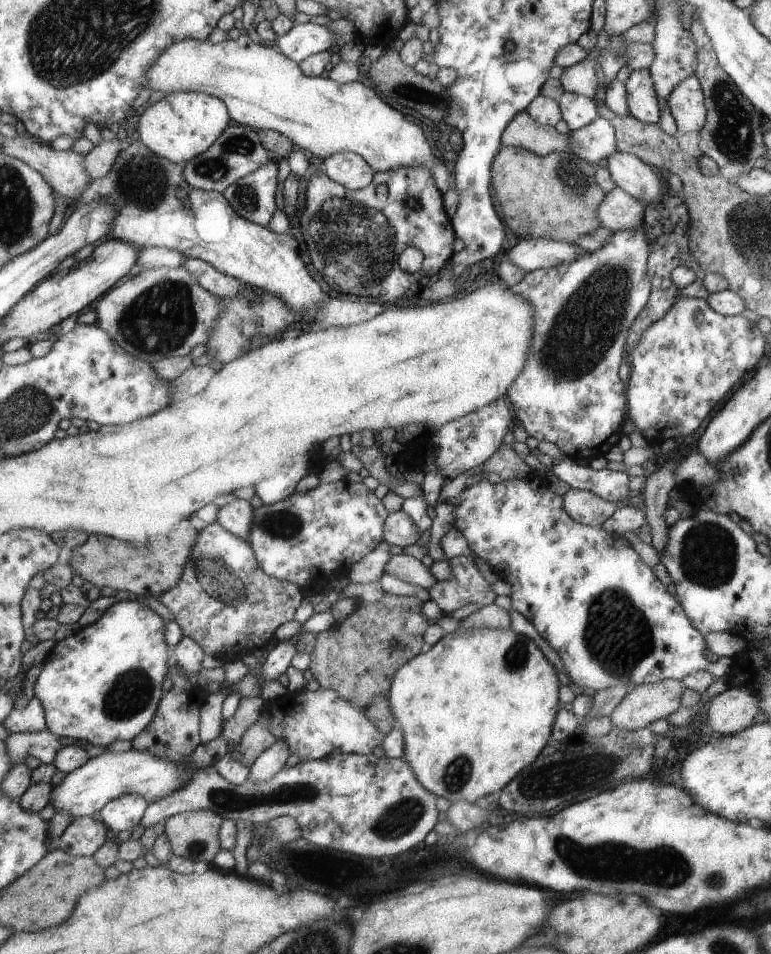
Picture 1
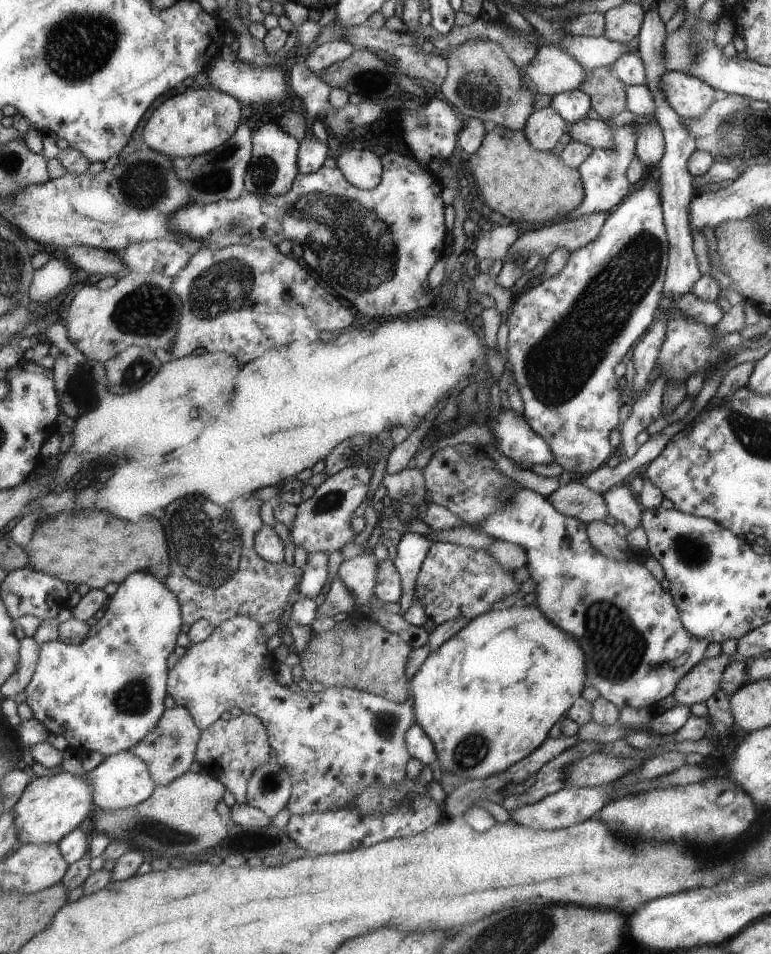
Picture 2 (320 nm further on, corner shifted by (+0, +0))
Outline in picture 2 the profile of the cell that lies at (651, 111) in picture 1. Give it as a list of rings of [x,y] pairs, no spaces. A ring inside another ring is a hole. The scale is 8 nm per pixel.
[[[640,124],[637,135],[637,158],[643,169],[654,169],[664,153],[661,129],[655,124]]]

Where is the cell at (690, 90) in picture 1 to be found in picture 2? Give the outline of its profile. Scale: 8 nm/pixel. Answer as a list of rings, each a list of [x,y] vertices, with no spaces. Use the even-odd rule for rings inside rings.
[[[665,71],[659,88],[668,105],[681,118],[697,118],[715,100],[714,90],[701,79],[677,71]]]

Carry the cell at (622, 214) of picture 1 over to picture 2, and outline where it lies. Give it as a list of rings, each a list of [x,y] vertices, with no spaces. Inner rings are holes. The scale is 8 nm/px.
[[[609,212],[591,213],[566,222],[551,224],[549,227],[540,226],[536,229],[525,231],[511,243],[511,246],[508,248],[509,254],[519,254],[519,259],[523,261],[533,253],[539,254],[541,259],[546,258],[556,248],[564,248],[571,254],[578,248],[585,246],[588,242],[591,242],[599,234],[601,225],[605,222],[608,214]]]

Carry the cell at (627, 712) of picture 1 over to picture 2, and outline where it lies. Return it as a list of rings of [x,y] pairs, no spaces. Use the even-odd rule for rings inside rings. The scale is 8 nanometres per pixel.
[[[719,653],[714,657],[699,661],[684,677],[681,677],[676,689],[672,692],[679,705],[692,705],[704,702],[720,688],[720,678],[724,668],[733,657]]]

